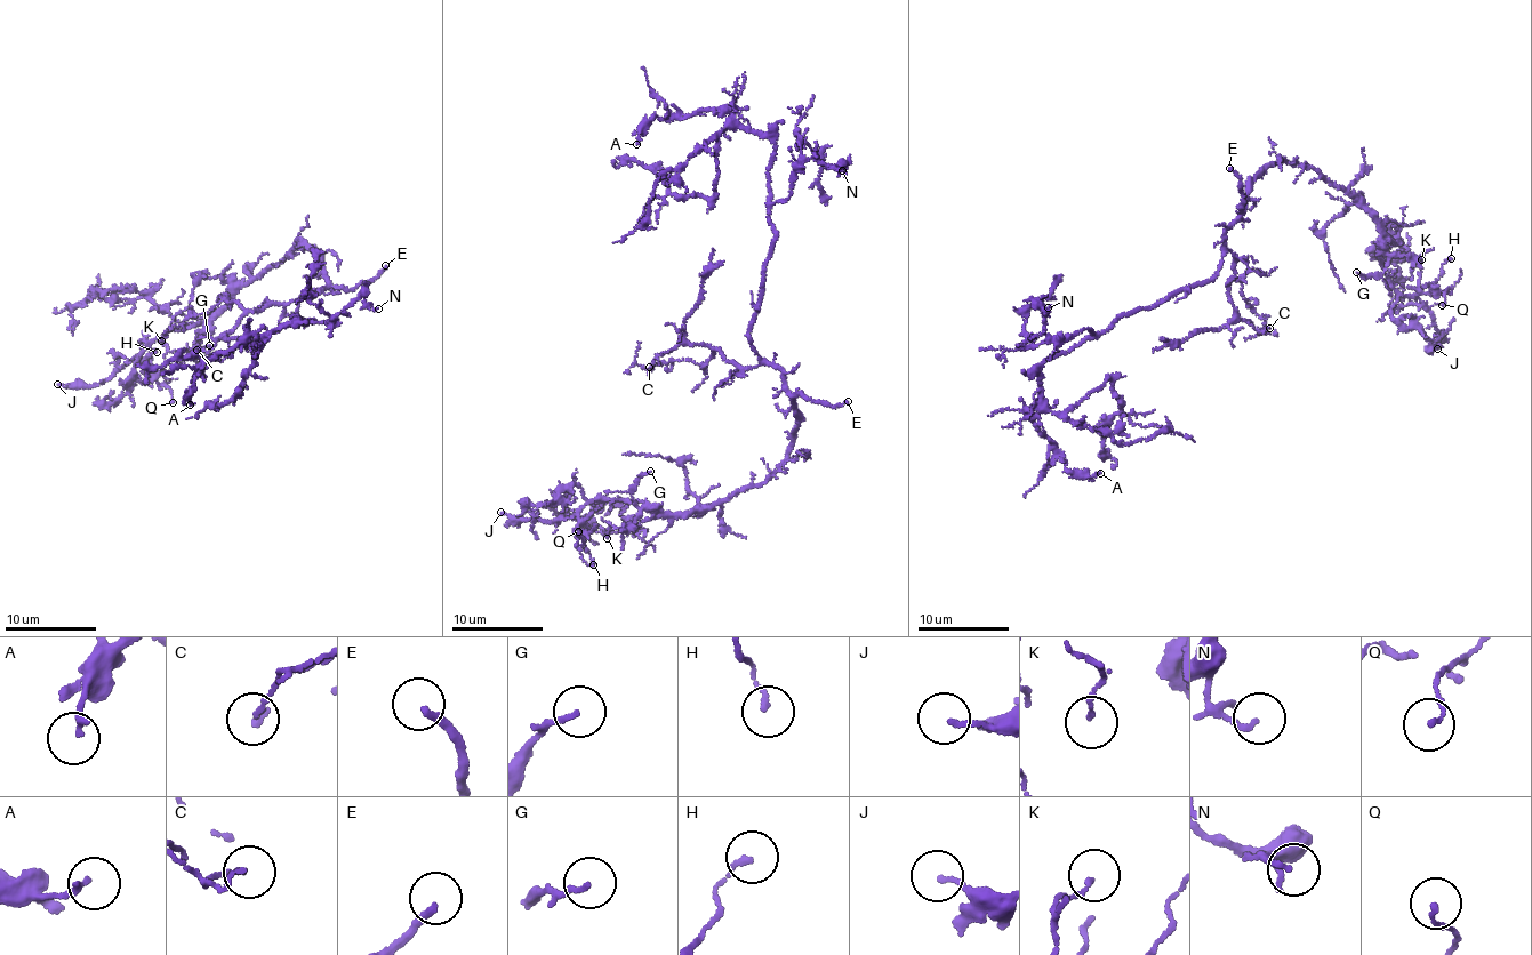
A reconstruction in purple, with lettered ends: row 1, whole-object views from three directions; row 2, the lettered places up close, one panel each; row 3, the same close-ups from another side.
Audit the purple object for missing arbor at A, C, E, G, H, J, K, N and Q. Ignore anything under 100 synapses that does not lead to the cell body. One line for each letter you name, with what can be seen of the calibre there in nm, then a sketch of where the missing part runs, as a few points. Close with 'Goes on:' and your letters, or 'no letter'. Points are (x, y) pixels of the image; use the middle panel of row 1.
E: calibre 190 nm
Goes on: E

